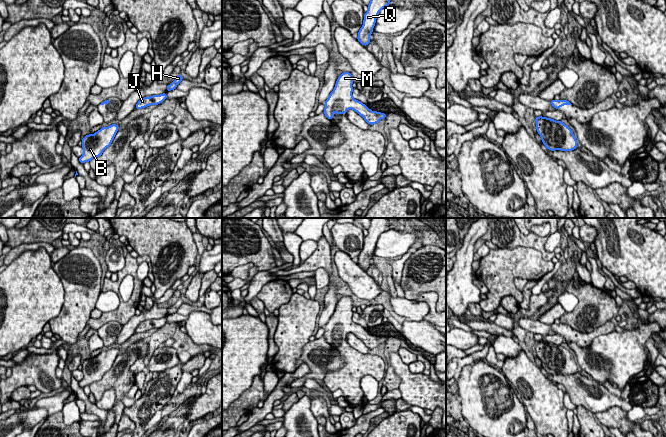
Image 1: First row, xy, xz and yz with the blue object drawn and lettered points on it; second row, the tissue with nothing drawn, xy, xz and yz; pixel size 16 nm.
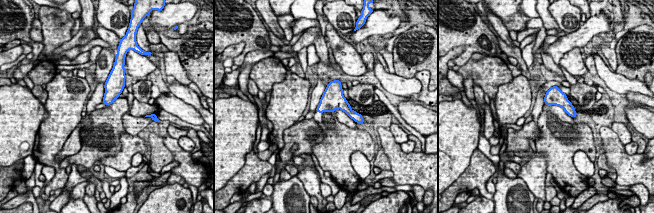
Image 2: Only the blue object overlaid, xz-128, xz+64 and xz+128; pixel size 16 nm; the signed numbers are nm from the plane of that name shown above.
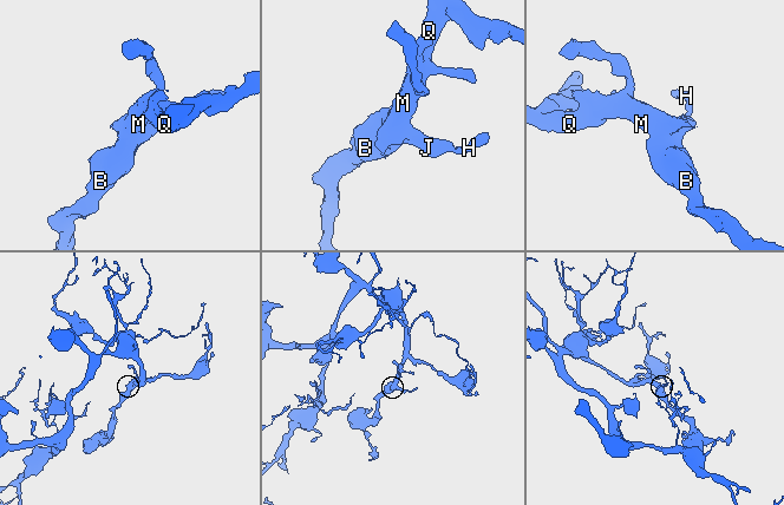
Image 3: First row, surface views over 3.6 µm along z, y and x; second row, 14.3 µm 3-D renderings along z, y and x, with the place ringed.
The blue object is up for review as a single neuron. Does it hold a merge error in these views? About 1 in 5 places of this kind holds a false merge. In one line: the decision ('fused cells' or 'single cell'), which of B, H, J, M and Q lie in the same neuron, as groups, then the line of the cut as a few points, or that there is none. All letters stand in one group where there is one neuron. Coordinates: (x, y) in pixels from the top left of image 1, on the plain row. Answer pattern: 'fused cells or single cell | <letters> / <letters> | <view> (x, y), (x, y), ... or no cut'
single cell | B H J M Q | no cut

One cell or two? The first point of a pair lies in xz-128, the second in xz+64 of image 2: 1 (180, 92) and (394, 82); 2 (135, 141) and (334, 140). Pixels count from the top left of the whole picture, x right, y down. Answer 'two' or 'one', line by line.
1: one
2: one

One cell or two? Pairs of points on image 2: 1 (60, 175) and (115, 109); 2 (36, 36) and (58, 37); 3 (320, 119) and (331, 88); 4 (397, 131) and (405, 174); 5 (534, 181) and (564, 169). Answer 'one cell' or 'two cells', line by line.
1: two cells
2: two cells
3: one cell
4: two cells
5: two cells

